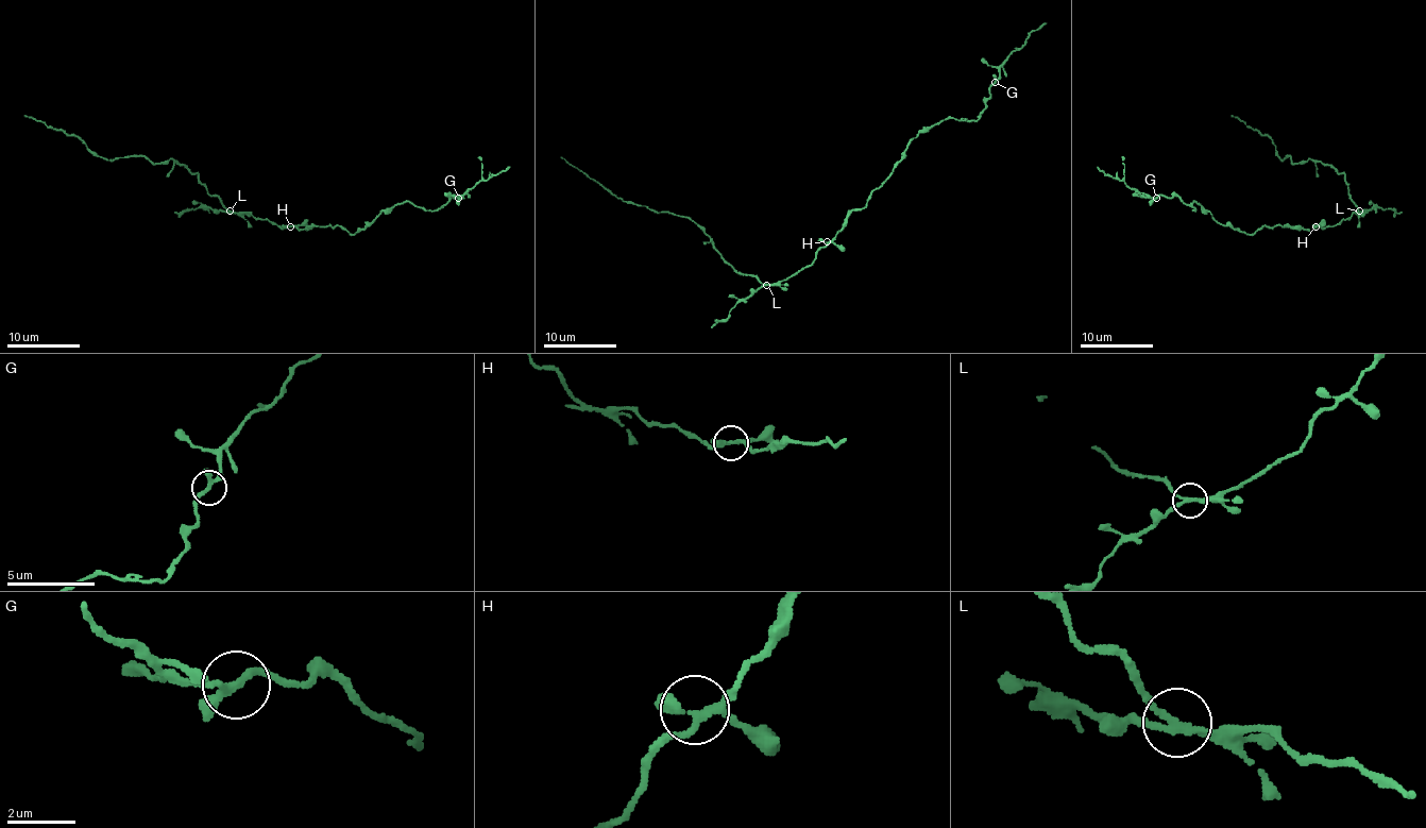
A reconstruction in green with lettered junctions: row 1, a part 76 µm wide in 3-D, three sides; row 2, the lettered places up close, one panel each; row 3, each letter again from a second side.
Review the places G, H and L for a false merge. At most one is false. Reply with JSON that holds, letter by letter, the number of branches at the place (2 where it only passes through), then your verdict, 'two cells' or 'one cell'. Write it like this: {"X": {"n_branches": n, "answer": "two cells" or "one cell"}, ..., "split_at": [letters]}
{"G": {"n_branches": 3, "answer": "one cell"}, "H": {"n_branches": 3, "answer": "one cell"}, "L": {"n_branches": 3, "answer": "two cells"}, "split_at": ["L"]}

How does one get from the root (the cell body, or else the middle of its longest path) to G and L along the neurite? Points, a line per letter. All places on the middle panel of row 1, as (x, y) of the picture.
G: (825, 247), (850, 215), (866, 205), (868, 197), (889, 174), (914, 138), (948, 118), (977, 120), (995, 82)
L: (825, 247), (817, 251), (810, 265), (766, 285)

